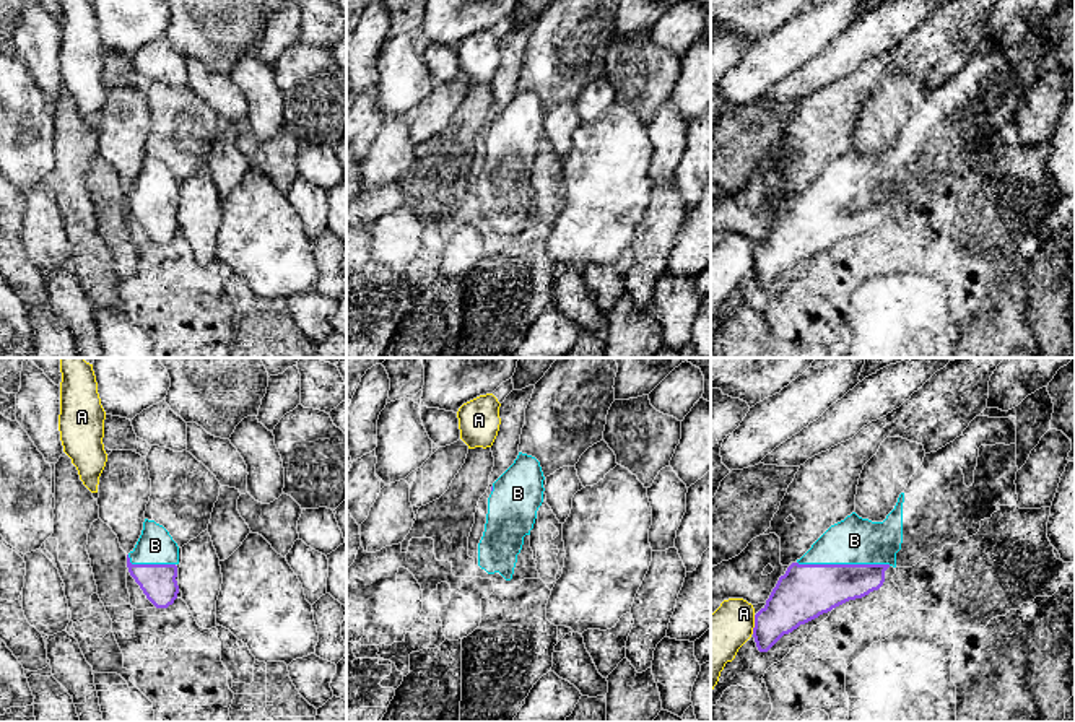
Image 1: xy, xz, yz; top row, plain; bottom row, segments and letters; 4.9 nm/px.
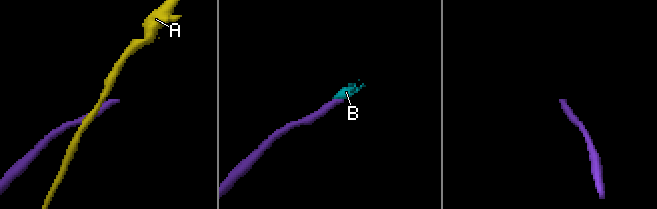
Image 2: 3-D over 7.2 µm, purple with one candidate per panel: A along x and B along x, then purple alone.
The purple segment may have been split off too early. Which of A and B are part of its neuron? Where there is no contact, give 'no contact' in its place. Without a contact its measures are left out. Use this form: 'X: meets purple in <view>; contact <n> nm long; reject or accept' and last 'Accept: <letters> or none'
A: meets purple in yz; contact 100 nm long; reject
B: meets purple in yz; contact 460 nm long; accept
Accept: B

